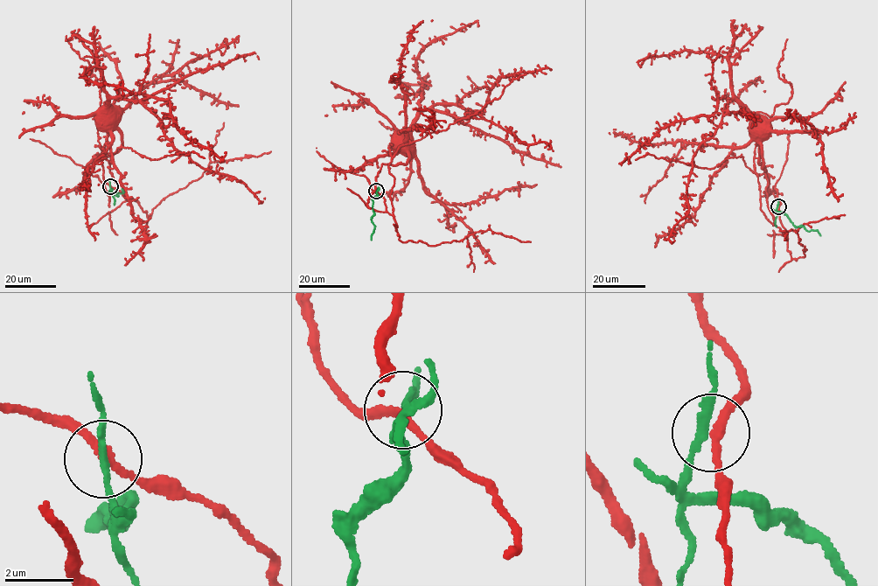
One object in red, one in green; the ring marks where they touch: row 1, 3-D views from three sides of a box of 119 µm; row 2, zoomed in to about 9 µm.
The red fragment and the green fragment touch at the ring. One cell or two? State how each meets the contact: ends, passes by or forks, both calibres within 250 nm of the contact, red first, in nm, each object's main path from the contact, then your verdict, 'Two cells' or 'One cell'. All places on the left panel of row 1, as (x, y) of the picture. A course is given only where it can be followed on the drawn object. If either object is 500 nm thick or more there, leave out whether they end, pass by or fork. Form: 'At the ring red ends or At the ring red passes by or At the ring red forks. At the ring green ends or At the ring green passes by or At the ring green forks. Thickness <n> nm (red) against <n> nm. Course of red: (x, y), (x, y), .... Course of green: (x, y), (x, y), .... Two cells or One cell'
At the ring red passes by. At the ring green passes by. Thickness 220 nm (red) against 200 nm. Course of red: (110, 186), (135, 200), (126, 198), (109, 172), (109, 163), (101, 150), (107, 133), (103, 122). Course of green: (110, 186), (112, 193), (116, 196), (116, 192), (121, 193), (122, 189), (124, 191). Two cells

